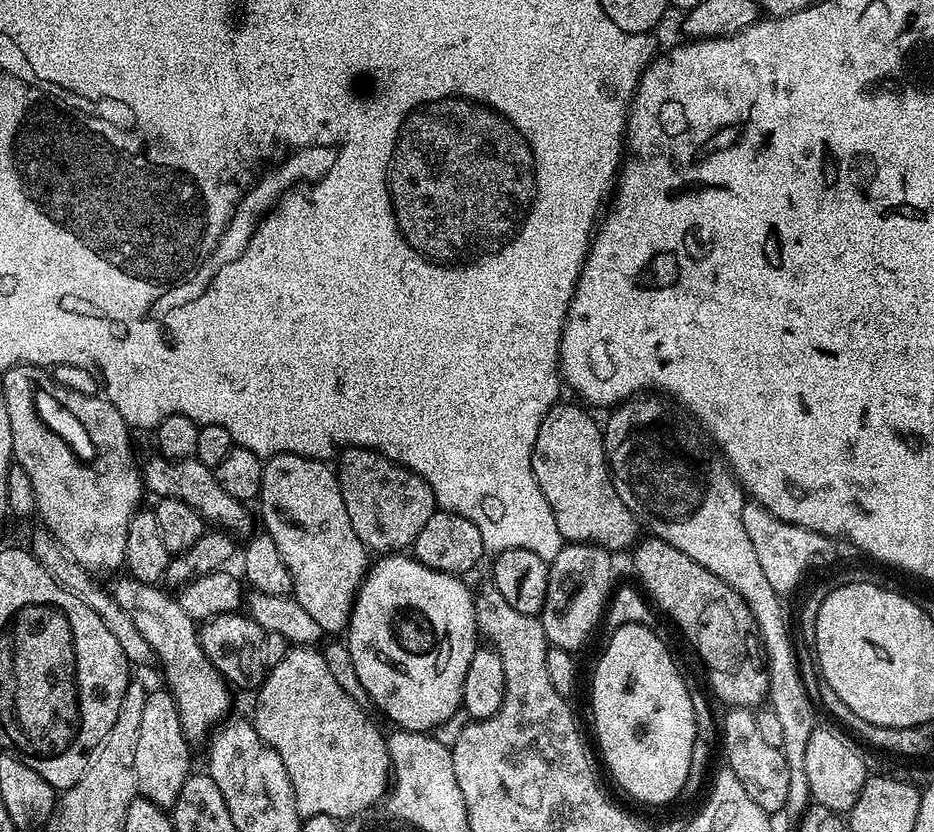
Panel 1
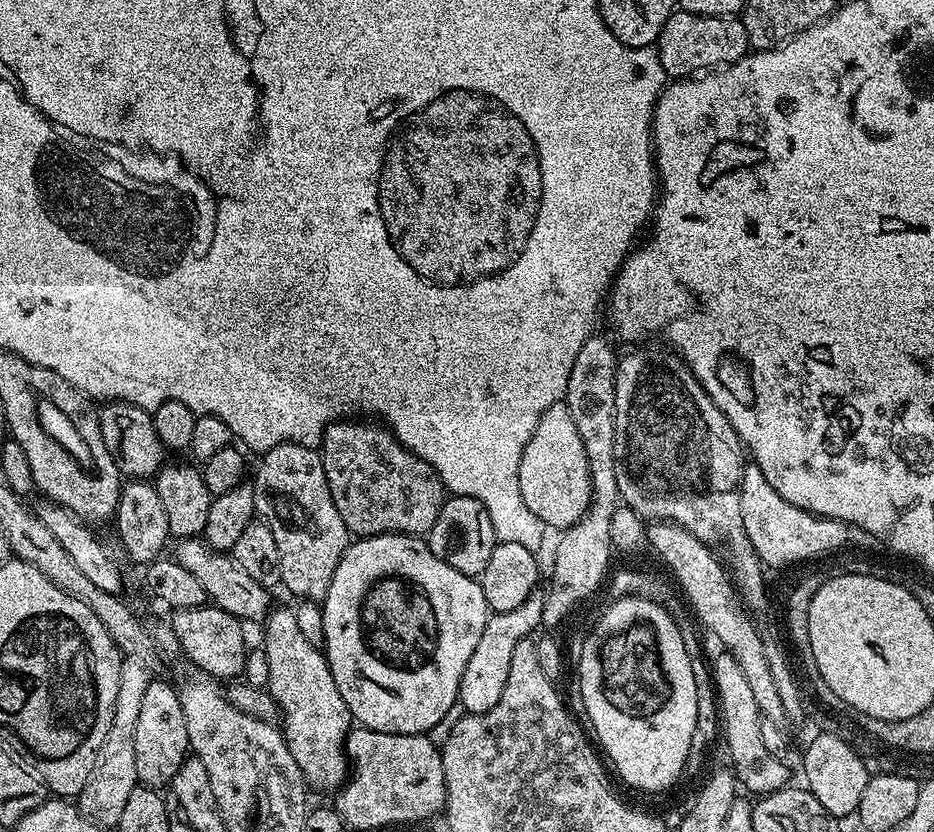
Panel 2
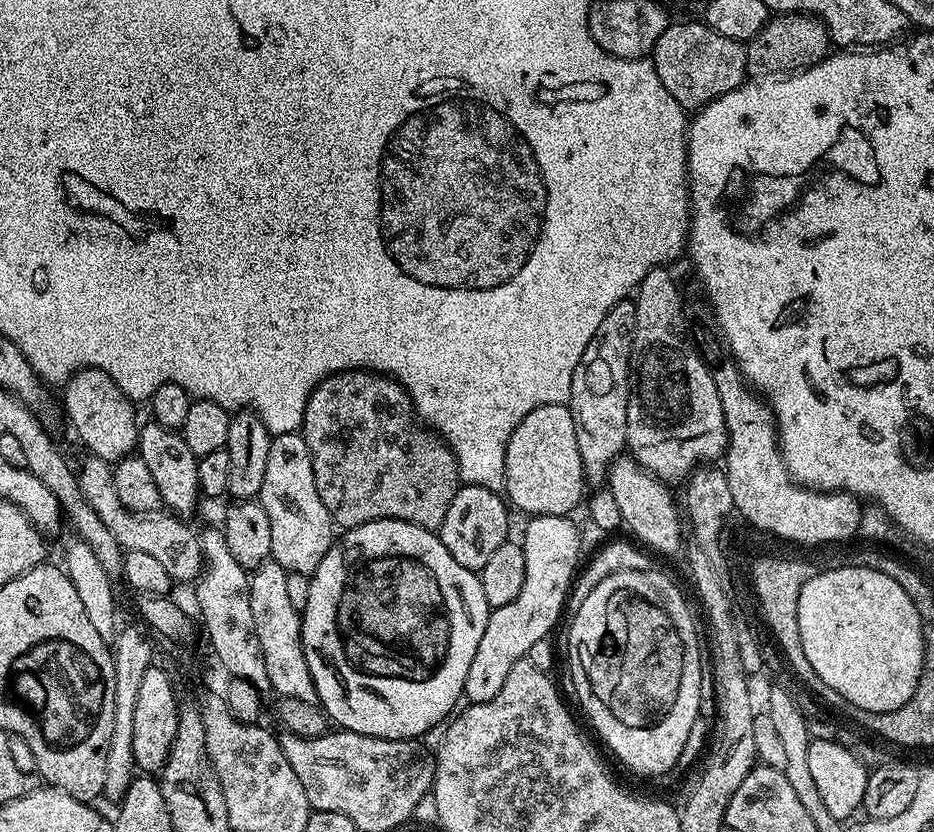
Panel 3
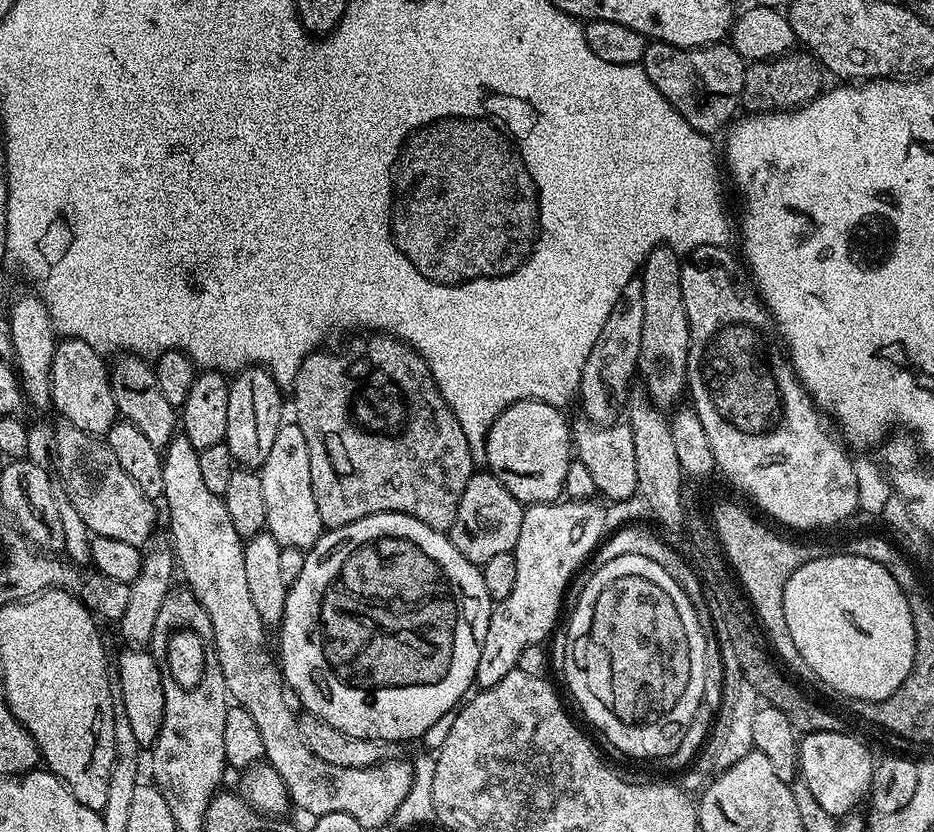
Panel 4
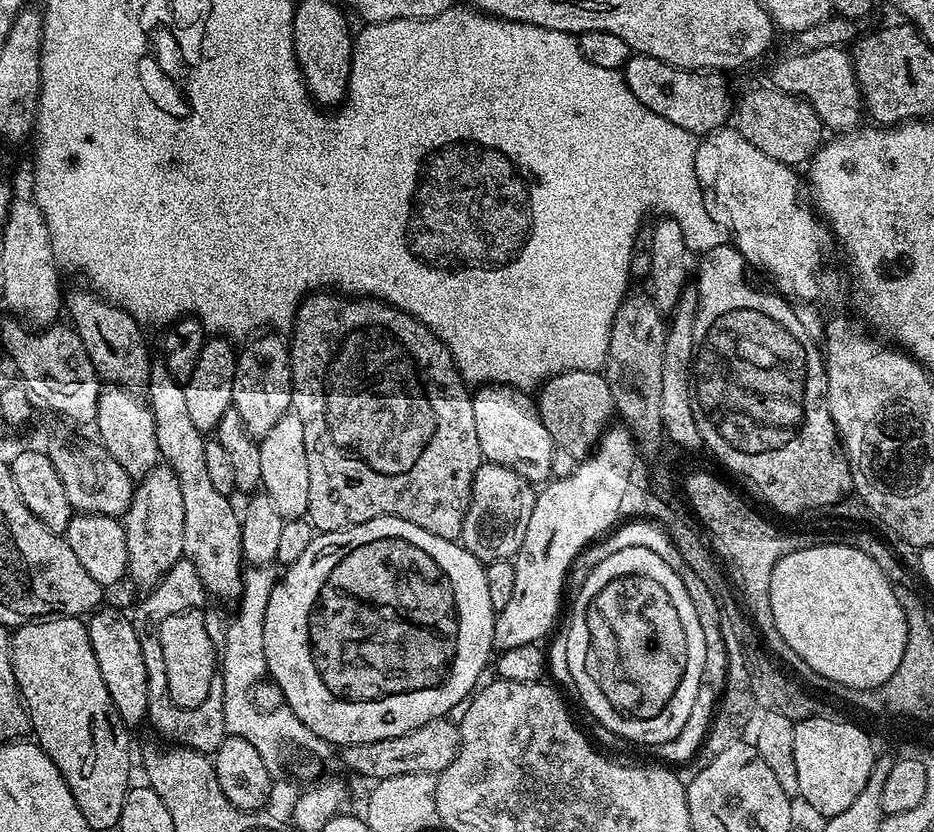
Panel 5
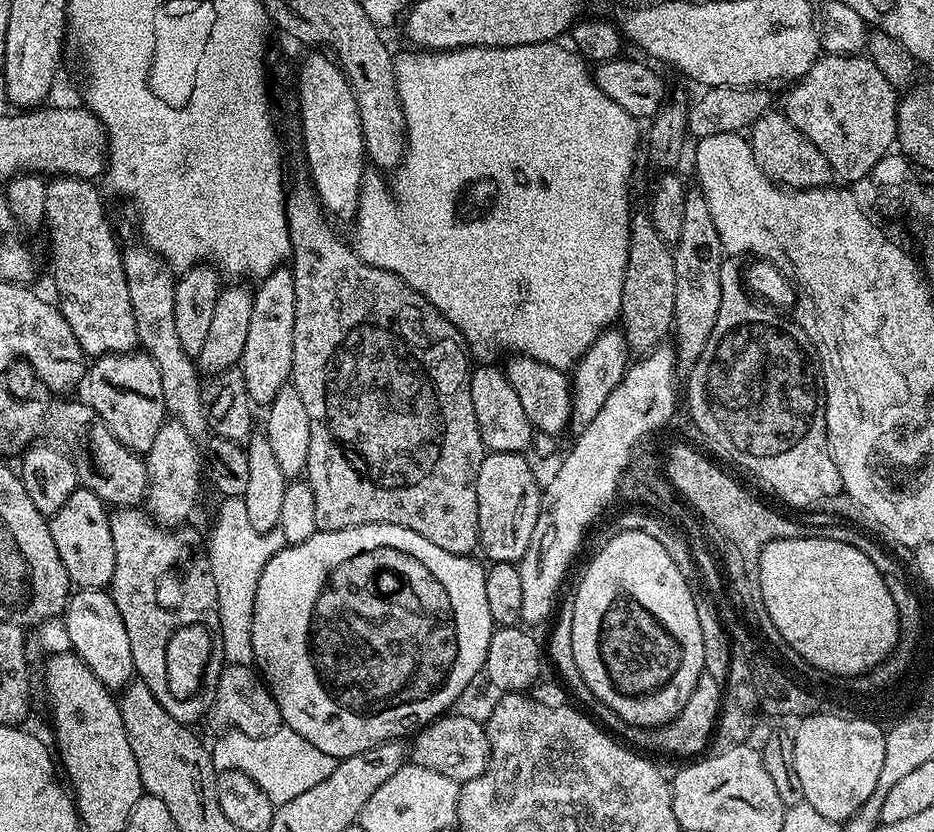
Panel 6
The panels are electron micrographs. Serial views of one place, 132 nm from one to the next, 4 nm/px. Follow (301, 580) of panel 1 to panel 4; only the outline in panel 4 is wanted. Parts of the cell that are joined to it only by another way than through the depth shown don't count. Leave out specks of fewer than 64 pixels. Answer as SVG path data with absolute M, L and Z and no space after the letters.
M295 422L281 423L278 434L274 438L274 447L266 462L258 470L262 482L262 495L266 497L266 530L281 548L313 548L322 534L322 525L318 518L318 502L314 502L314 486L310 486L310 450L306 450L306 438L302 438L302 430Z

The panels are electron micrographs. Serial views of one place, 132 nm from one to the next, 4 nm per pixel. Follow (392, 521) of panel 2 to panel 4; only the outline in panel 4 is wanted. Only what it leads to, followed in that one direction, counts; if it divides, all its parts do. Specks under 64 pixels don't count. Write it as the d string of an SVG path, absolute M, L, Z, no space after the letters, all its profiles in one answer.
M376 330L371 334L360 334L353 344L345 346L341 352L324 352L328 350L317 350L311 352L309 356L302 362L302 366L298 370L296 380L290 386L290 392L292 392L292 400L290 396L290 408L296 411L294 416L294 422L302 430L302 438L306 438L306 450L310 450L310 486L314 486L314 502L318 502L318 518L321 525L325 529L341 528L346 526L350 522L358 522L358 518L366 518L370 514L382 514L383 512L397 512L398 514L406 514L410 518L414 518L418 522L422 522L426 526L430 526L434 530L443 532L445 534L451 533L452 523L454 522L454 514L458 514L458 502L462 502L462 490L466 490L466 482L470 482L474 471L474 461L470 454L470 446L466 442L466 434L462 434L462 426L458 426L458 418L454 414L454 410L450 410L448 403L442 398L442 394L438 390L438 386L434 382L432 372L428 369L428 364L423 360L418 352L413 350L412 345L405 344L403 340L400 340L397 336L388 335L387 331Z

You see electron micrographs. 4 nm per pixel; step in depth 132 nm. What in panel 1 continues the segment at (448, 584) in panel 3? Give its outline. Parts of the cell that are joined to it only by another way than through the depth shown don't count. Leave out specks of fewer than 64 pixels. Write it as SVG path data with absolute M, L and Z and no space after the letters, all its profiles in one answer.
M384 554L380 560L371 565L368 575L360 583L360 588L356 592L356 598L352 606L346 629L346 645L350 652L351 661L354 662L354 674L358 674L358 679L366 688L374 708L377 708L388 720L396 723L397 729L405 732L426 732L431 733L439 724L446 722L450 714L454 714L462 705L462 682L466 682L466 666L470 666L470 658L474 658L478 647L478 629L476 627L476 602L473 589L468 589L461 577L451 576L438 570L430 570L422 562L418 562L411 554Z

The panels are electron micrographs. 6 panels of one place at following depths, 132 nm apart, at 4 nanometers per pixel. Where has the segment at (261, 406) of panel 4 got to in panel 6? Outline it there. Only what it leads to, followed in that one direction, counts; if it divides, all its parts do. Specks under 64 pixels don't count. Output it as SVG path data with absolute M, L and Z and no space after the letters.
M281 266L259 281L252 297L250 331L246 333L246 350L242 350L239 369L246 378L246 390L253 405L267 406L289 383L294 362L294 278L292 269Z

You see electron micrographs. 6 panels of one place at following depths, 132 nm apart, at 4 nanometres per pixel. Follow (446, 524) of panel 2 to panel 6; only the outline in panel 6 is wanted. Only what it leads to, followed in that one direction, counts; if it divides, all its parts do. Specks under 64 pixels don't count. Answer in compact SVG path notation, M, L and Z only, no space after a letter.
M488 452L478 470L478 534L479 551L485 552L493 564L516 564L526 554L530 538L534 538L534 526L542 511L542 484L536 481L527 455L519 452Z

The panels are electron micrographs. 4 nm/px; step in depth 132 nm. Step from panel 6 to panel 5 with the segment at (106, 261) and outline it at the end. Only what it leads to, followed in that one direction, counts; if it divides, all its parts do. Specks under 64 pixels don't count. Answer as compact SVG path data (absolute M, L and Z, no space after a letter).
M87 287L76 288L66 296L66 312L72 315L71 327L75 328L82 346L86 346L86 354L90 354L90 362L94 370L100 375L101 381L109 385L126 388L129 390L144 390L148 387L150 370L152 369L153 357L148 357L148 344L144 341L145 329L126 310L122 310L116 304L110 304L102 296Z

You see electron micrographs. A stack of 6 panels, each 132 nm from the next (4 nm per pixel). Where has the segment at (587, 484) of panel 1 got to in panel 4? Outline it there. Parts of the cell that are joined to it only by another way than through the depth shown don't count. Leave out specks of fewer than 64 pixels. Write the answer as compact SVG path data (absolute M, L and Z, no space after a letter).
M519 400L511 404L490 426L486 437L486 468L521 504L550 504L564 496L566 470L574 459L570 420L555 404Z

